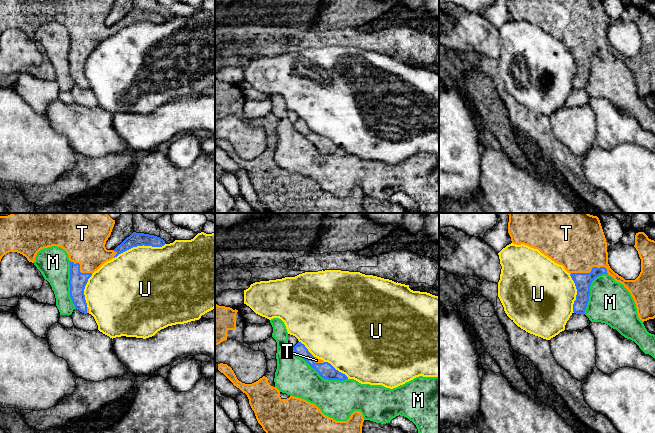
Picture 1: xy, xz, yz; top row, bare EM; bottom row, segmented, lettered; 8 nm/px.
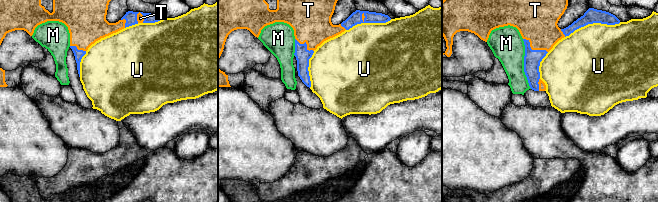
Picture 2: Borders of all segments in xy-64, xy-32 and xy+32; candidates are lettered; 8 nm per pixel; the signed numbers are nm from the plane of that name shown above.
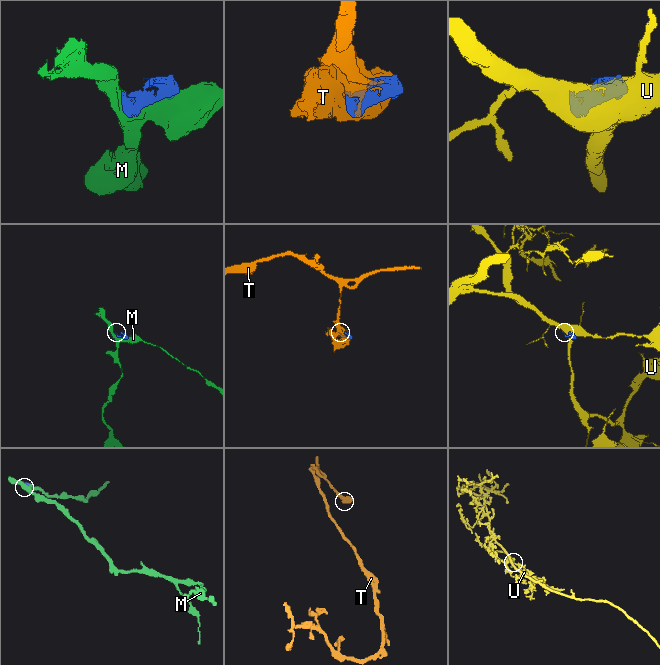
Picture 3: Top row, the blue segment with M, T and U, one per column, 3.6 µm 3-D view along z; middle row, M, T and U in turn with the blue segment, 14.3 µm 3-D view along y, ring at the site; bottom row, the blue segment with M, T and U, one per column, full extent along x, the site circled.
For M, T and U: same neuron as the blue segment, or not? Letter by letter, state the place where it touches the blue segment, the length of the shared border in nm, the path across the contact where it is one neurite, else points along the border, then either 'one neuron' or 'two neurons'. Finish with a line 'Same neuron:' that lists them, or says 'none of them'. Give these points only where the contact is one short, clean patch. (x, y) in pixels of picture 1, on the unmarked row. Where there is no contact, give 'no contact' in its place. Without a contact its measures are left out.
M: contact xz (319, 150); length 500 nm; two neurons
T: contact yz (591, 47); length 320 nm; one neuron
U: contact xy (139, 21); length 440 nm; two neurons
Same neuron: T

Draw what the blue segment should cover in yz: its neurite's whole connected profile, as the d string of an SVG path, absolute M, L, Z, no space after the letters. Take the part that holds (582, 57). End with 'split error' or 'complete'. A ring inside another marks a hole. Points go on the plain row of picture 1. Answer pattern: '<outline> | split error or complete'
M508 0L508 9L513 20L538 25L570 50L577 65L574 89L585 89L592 57L599 51L608 50L630 68L642 98L655 94L655 17L649 15L644 8L629 4L624 6L621 15L622 21L634 22L641 35L641 48L635 56L625 56L610 44L607 18L601 0Z | split error

